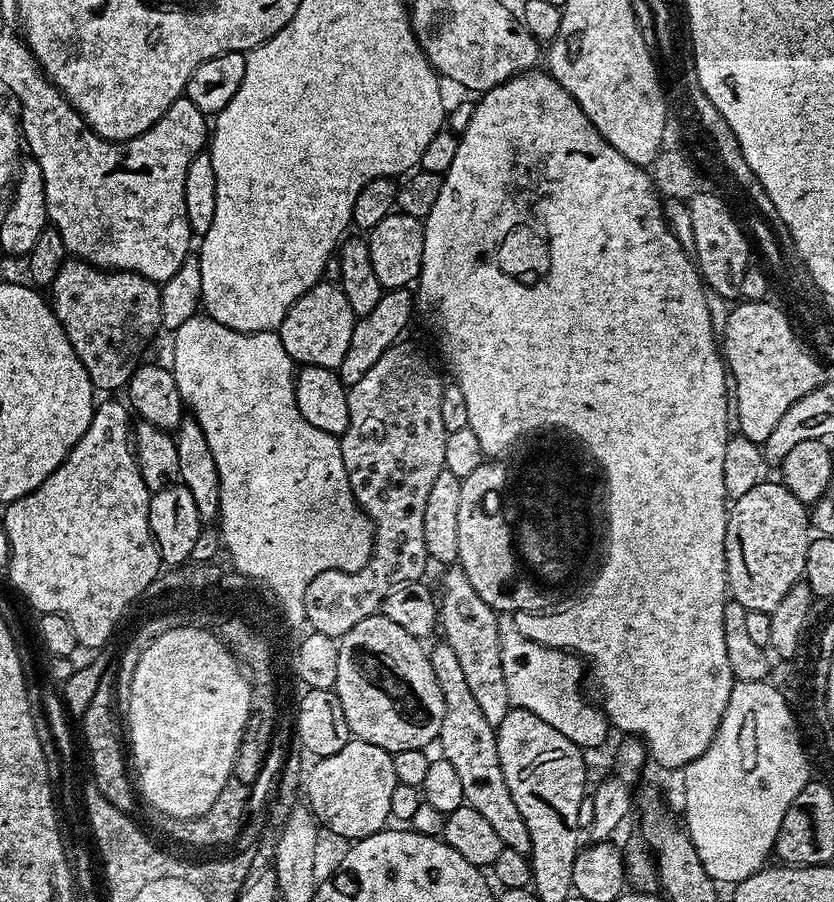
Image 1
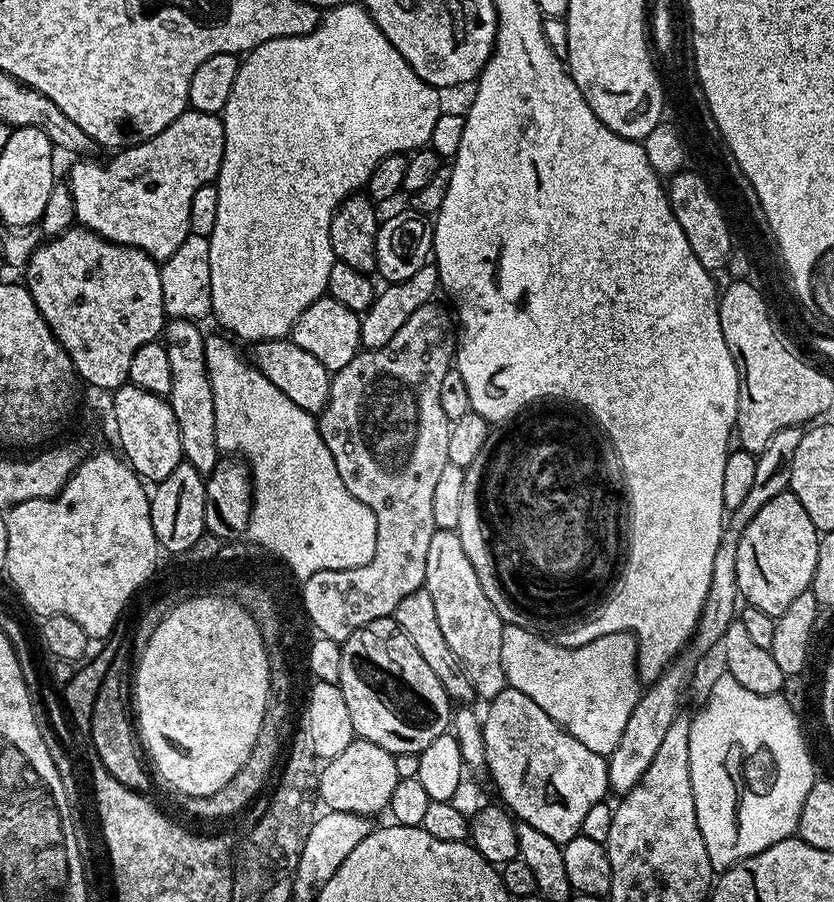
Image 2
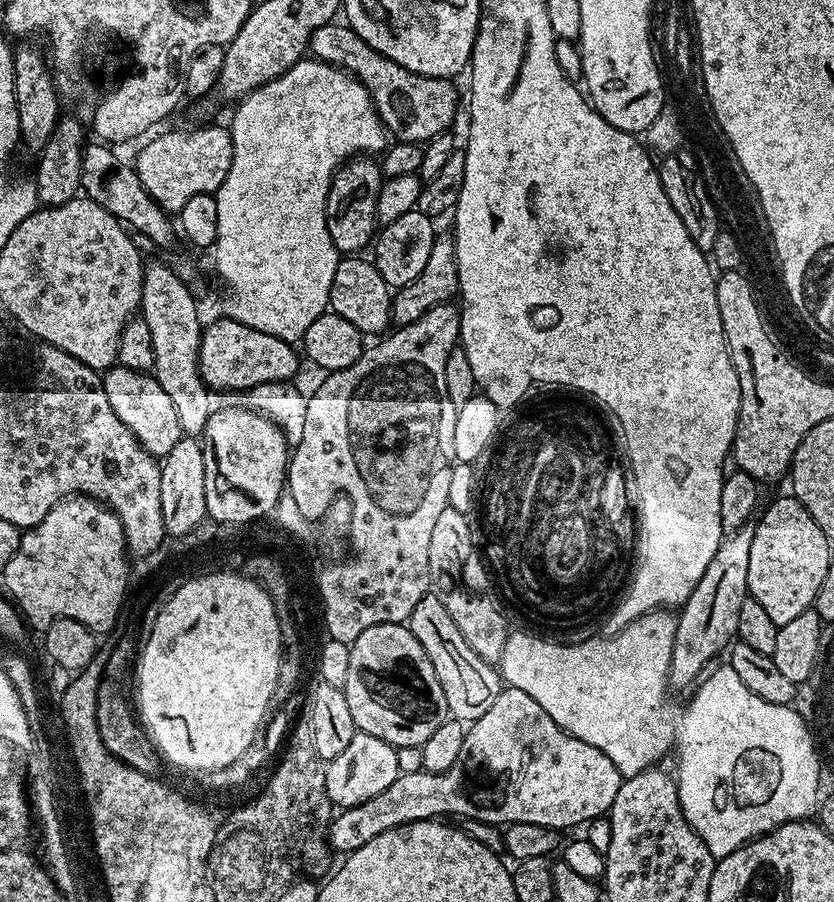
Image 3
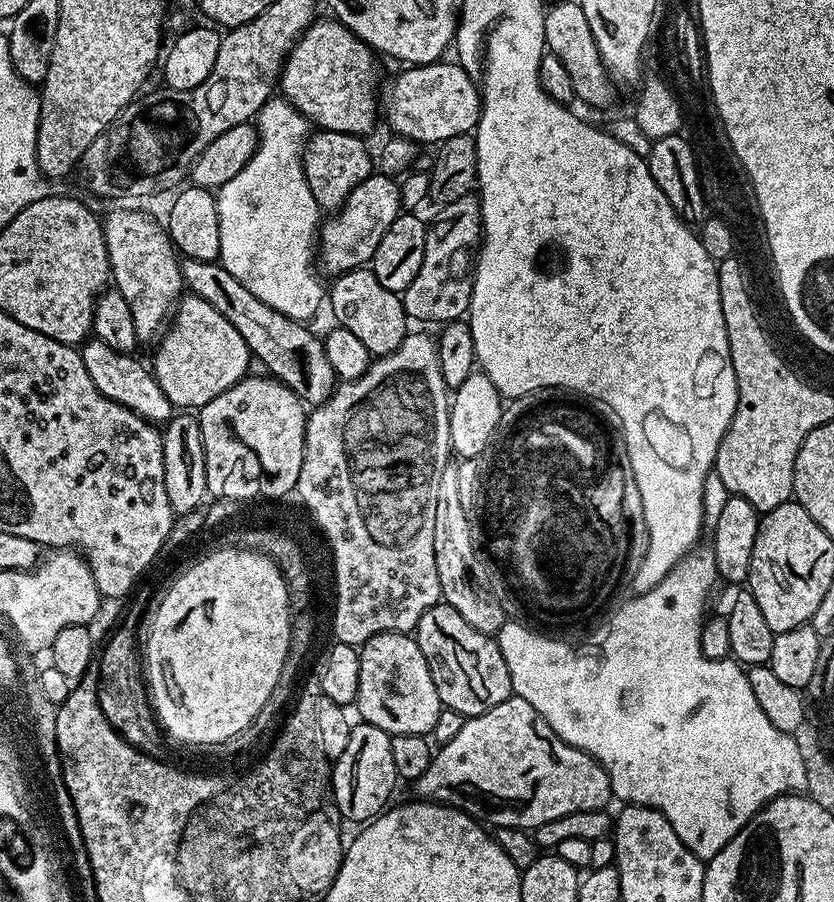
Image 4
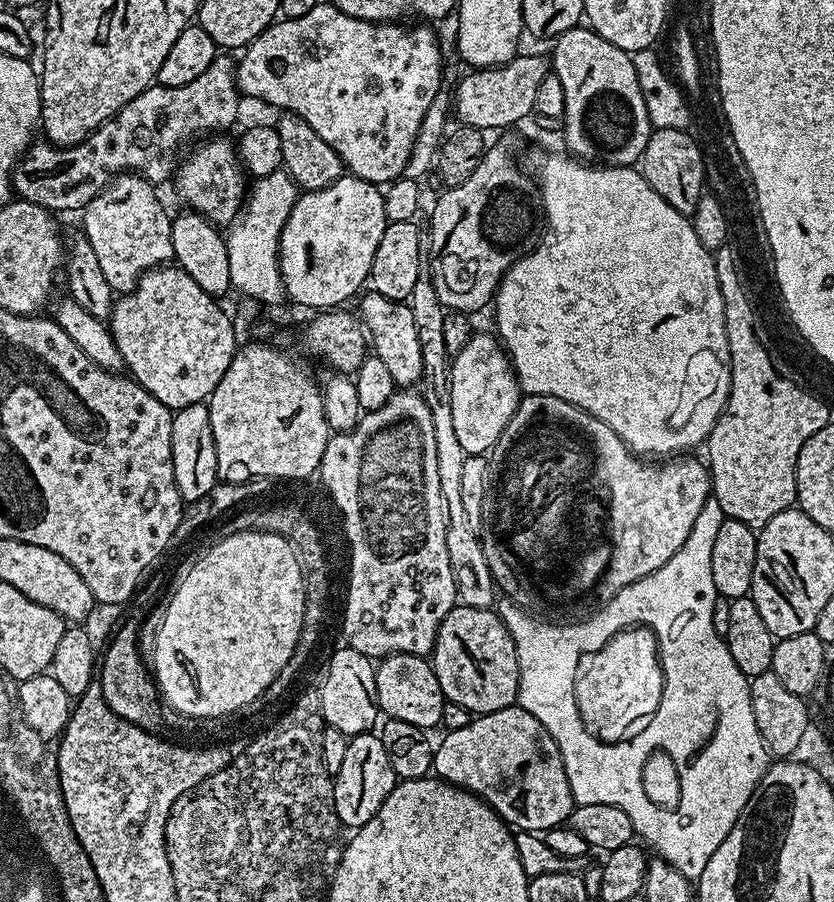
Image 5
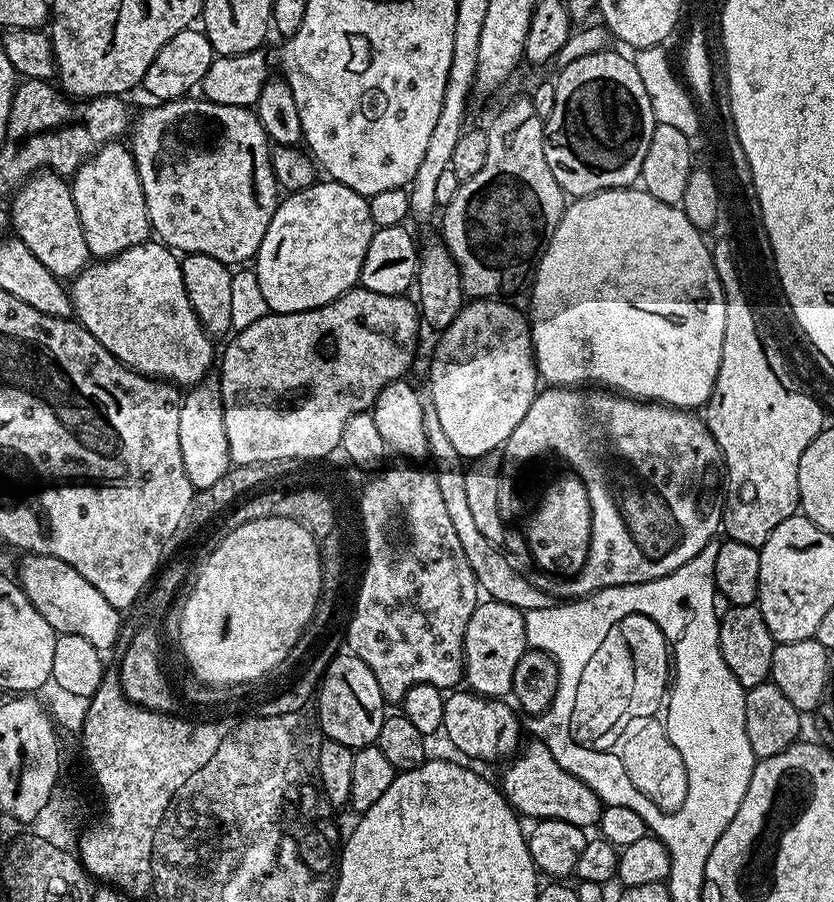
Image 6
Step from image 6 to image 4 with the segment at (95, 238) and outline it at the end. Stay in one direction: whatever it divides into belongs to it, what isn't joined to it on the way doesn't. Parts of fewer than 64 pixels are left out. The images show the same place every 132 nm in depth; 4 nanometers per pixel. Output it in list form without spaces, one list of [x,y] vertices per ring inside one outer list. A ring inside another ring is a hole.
[[[120,208],[108,217],[105,215],[102,223],[112,267],[111,283],[115,291],[126,298],[130,314],[134,314],[134,330],[138,330],[140,344],[151,345],[163,337],[166,325],[185,291],[184,276],[180,270],[181,257],[168,237],[167,227],[144,212]]]

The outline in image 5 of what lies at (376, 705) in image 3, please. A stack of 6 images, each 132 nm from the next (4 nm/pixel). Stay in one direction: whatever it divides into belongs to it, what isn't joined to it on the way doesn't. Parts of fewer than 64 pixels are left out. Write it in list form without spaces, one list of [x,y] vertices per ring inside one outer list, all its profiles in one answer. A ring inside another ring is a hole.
[[[395,652],[393,656],[383,657],[375,665],[375,670],[376,701],[387,719],[411,722],[425,730],[432,730],[435,724],[439,725],[443,721],[446,701],[442,686],[438,686],[438,678],[425,657]]]

